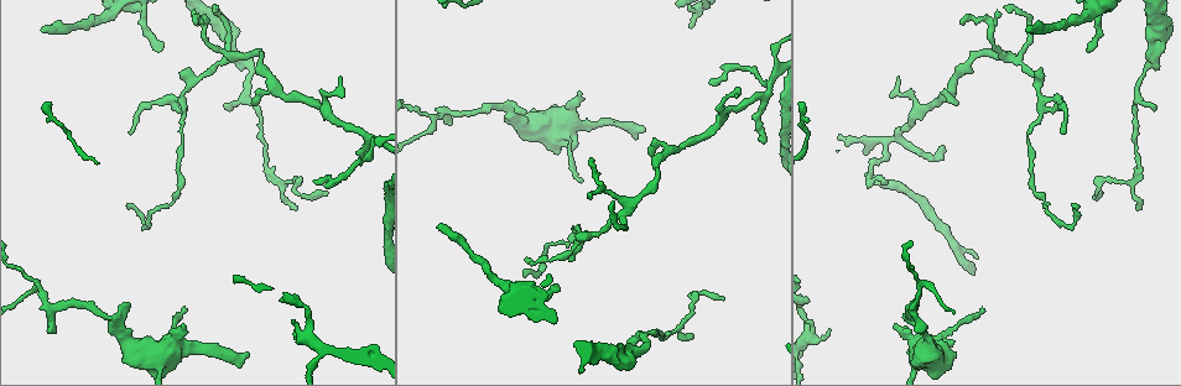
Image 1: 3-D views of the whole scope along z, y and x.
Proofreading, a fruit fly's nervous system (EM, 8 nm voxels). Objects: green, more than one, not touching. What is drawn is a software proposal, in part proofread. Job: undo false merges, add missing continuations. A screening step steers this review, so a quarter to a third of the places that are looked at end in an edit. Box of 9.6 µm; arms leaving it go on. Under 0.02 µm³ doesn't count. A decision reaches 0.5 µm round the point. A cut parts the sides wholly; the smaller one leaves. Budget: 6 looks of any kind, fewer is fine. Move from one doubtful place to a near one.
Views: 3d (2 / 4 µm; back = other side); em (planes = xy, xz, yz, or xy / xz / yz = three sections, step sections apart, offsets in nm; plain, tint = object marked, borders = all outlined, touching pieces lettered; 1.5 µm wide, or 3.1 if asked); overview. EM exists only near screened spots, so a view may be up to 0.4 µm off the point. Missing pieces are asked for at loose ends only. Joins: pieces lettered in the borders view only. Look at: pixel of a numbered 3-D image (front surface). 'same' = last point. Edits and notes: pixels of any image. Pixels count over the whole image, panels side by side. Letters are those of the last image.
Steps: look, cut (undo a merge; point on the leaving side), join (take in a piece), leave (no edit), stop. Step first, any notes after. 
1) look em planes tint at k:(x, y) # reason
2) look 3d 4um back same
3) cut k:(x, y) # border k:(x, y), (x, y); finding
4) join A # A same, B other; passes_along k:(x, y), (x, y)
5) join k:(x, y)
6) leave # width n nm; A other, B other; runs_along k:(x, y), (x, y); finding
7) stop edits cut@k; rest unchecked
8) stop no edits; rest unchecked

look em xy step 8 tint at 1:(943, 146) # tapers out

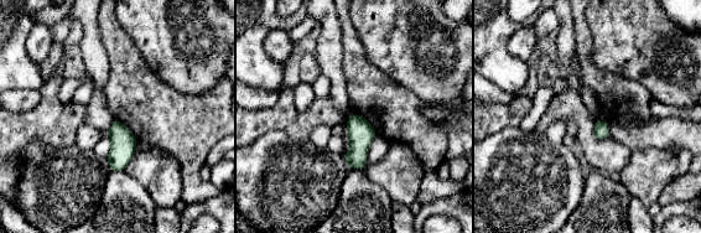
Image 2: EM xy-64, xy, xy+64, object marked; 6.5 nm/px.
look em xy step 8 borders same

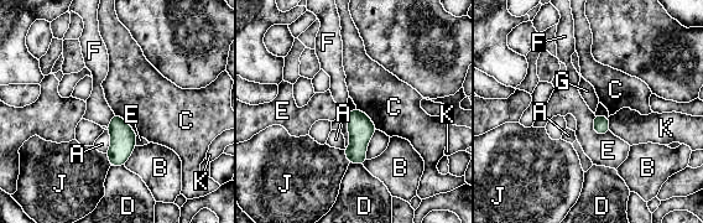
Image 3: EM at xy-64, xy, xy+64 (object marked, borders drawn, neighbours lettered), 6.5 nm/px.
leave # A other, B other, C other, D other, E other, F other, G other, J other, K other; border 3:(355, 108), (348, 112); no lettered piece goes on from it

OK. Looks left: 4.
look 3d 2um back at 1:(183, 326) # free end

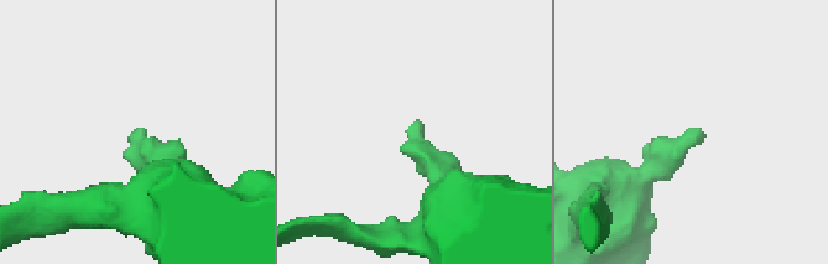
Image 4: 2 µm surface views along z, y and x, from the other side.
look em yz step 4 borders at 4:(422, 124)

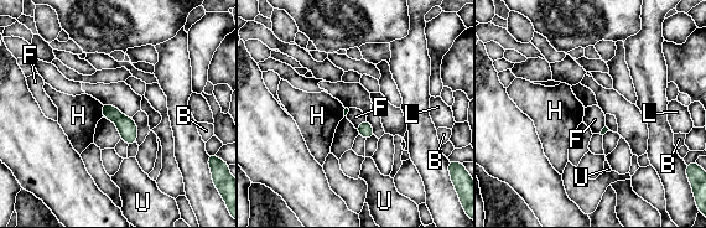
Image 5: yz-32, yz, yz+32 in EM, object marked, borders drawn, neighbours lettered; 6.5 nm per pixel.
look em planes borders same # cut it another way

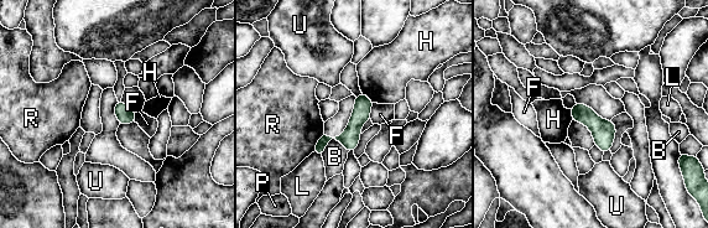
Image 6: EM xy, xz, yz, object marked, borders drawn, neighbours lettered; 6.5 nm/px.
leave # B other, F other, H other, L other, P other, R other, U other; runs_along 6:(369, 103), (343, 138), (329, 138), (318, 150); no lettered piece goes on from it

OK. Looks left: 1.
look em yz step 8 borders at 1:(1027, 25) # free end

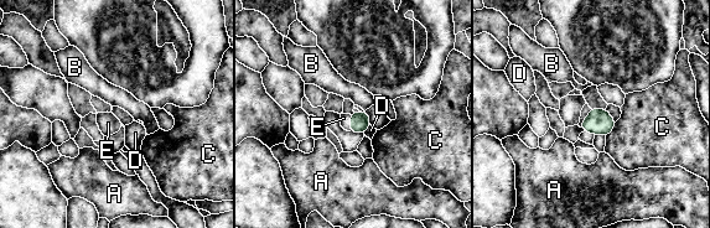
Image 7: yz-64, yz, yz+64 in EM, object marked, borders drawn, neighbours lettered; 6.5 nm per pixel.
join E # width 120 nm; A other, B other, C other, D other, E same; passes_along 7:(359, 123), (351, 123), (346, 119); it goes on there

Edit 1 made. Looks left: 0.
stop edits join@7; rest unchecked

